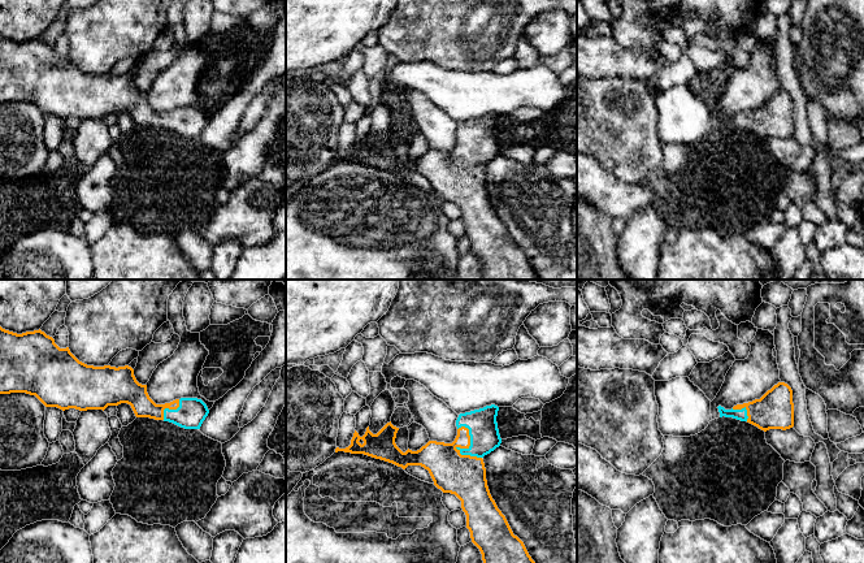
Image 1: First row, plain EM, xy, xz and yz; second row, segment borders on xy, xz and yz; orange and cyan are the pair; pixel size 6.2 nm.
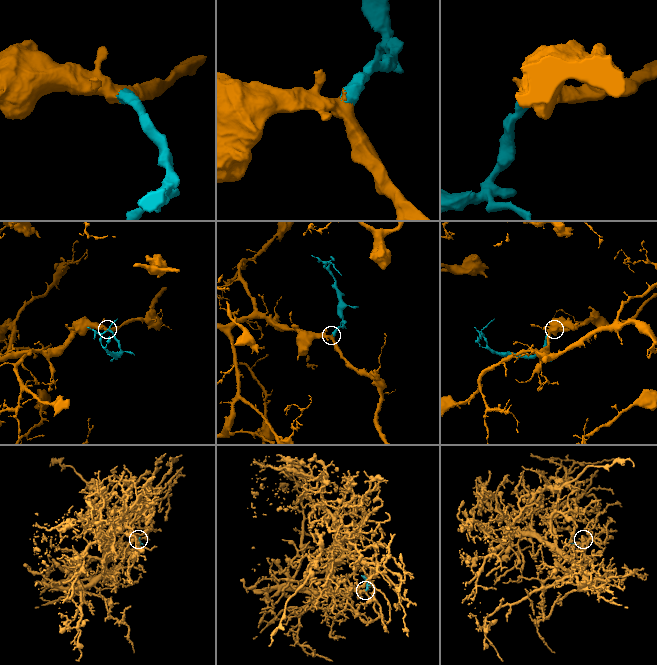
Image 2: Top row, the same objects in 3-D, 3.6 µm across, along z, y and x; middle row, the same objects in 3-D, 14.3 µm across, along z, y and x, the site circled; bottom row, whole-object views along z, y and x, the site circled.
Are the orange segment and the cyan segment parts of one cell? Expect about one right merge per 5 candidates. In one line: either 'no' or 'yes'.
yes

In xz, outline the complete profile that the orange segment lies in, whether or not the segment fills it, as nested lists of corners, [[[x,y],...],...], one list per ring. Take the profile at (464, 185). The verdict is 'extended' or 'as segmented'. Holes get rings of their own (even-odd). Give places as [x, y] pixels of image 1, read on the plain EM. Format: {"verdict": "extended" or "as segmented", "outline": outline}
{"verdict": "extended", "outline": [[[495,113],[479,118],[460,122],[456,129],[457,144],[452,152],[429,150],[417,160],[403,161],[395,152],[399,137],[387,131],[377,143],[366,137],[362,146],[355,139],[351,153],[346,157],[335,157],[335,161],[364,163],[375,168],[392,172],[405,178],[408,174],[421,174],[429,179],[434,194],[443,202],[455,203],[461,209],[461,217],[466,224],[466,237],[472,251],[479,257],[483,269],[483,280],[539,280],[529,264],[524,251],[513,243],[505,225],[492,208],[487,189],[483,165],[500,155],[502,147],[496,125],[499,116]]]}

